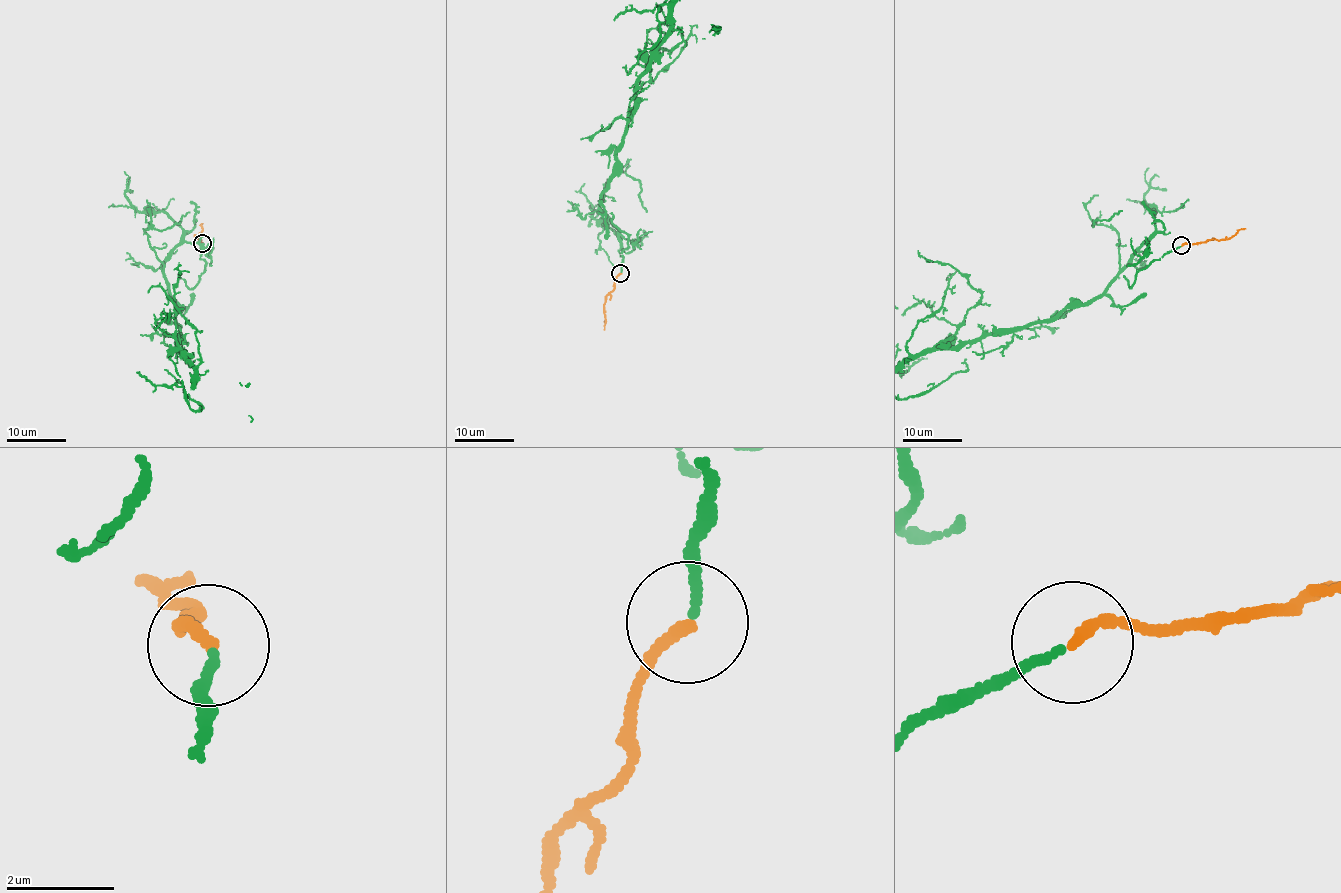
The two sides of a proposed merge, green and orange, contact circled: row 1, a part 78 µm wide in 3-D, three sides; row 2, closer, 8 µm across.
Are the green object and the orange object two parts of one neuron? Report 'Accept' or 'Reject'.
Accept

